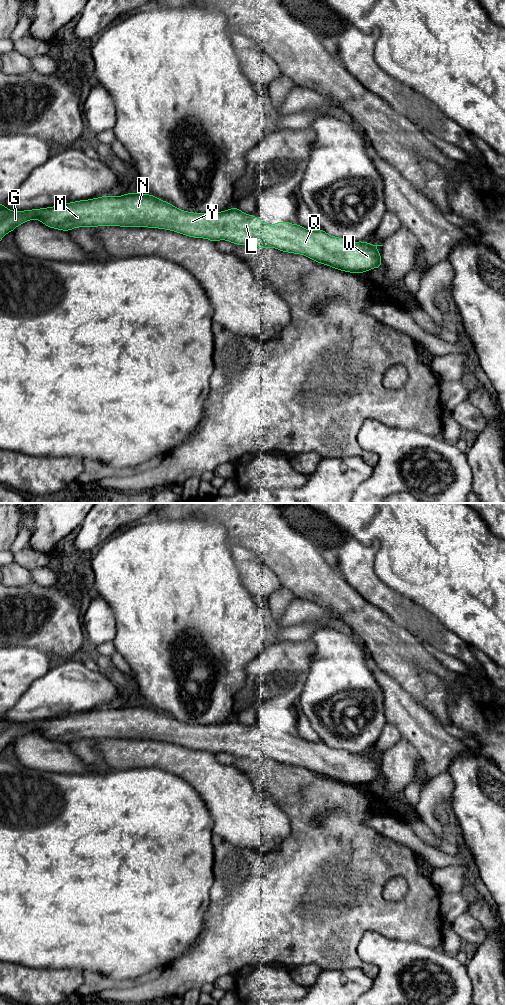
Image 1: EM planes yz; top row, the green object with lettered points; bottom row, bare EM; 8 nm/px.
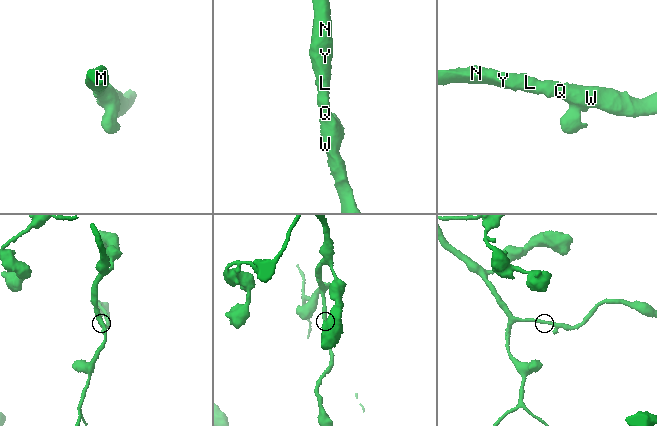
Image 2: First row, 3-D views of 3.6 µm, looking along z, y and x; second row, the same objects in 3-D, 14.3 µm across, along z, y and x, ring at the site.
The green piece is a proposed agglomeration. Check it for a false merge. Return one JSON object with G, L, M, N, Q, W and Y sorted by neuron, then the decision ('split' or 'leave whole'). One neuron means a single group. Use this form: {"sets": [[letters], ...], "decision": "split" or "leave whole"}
{"sets": [["G", "L", "M", "N", "Q", "W", "Y"]], "decision": "leave whole"}

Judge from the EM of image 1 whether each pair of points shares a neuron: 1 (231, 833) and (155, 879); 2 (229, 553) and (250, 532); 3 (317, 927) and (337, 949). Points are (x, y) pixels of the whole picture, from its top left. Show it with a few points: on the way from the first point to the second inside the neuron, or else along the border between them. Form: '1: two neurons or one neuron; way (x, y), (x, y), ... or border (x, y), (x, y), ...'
1: two neurons; border (209, 814), (213, 821), (213, 835), (215, 837)
2: two neurons; border (223, 526), (231, 542), (248, 548), (258, 556)
3: one neuron; way (322, 932), (332, 944)

